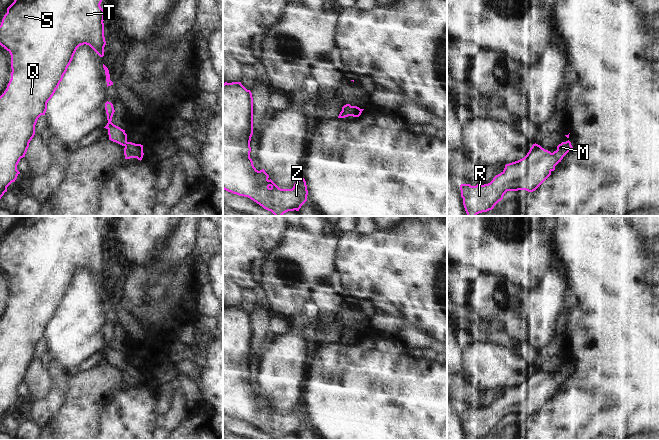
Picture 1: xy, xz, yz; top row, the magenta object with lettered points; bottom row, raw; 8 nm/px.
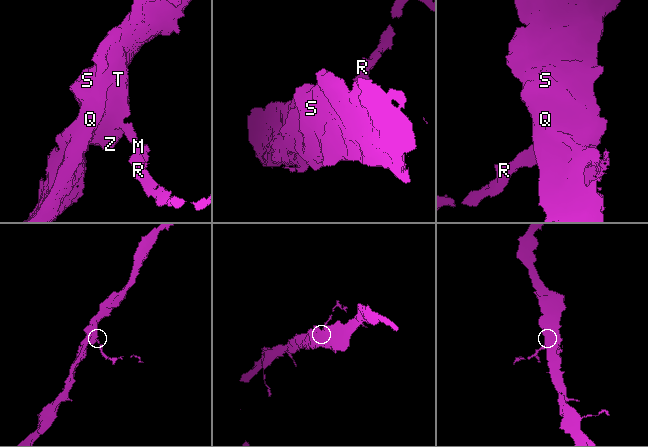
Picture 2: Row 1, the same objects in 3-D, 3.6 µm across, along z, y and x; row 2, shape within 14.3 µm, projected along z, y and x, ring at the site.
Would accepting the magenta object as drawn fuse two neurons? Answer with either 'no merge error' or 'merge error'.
no merge error

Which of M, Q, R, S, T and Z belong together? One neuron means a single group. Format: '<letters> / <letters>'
M Q R S T Z

